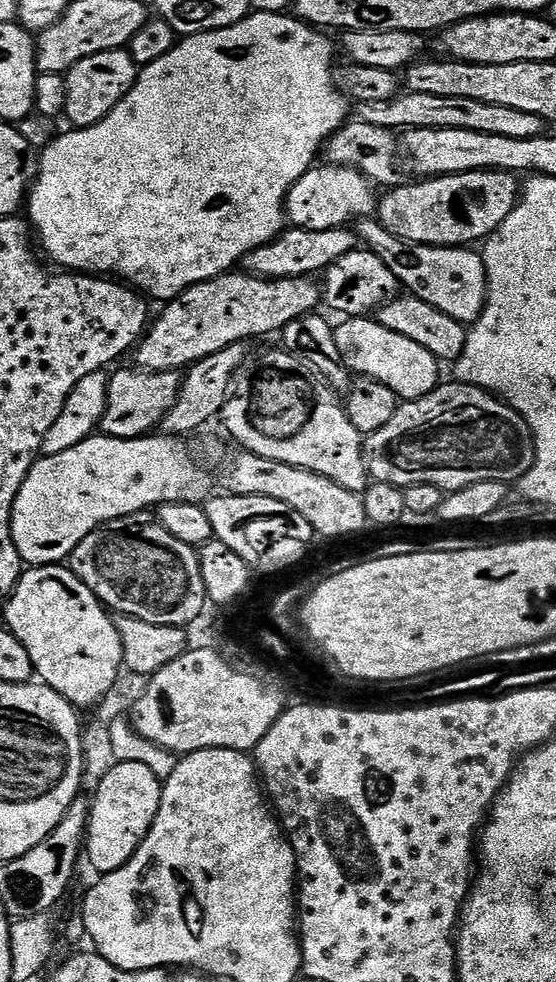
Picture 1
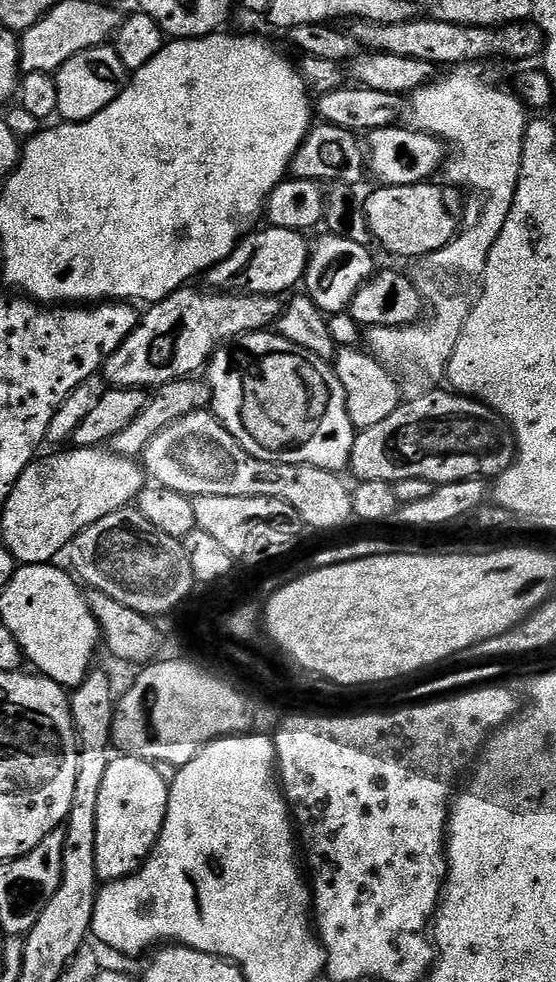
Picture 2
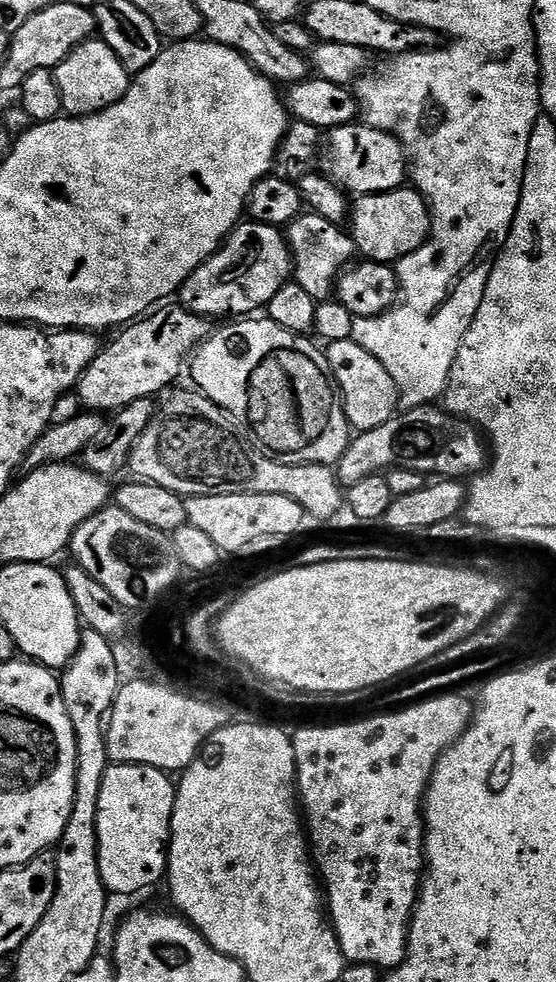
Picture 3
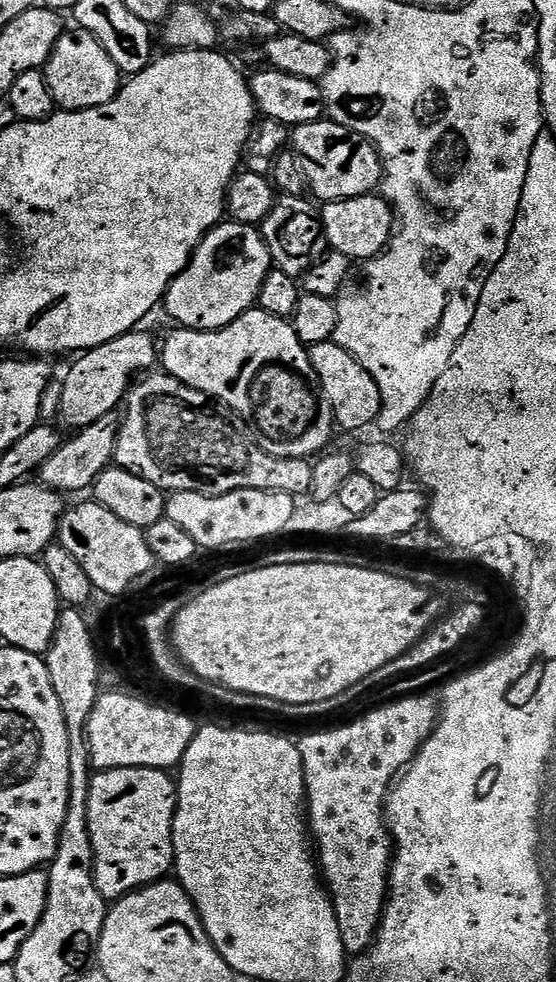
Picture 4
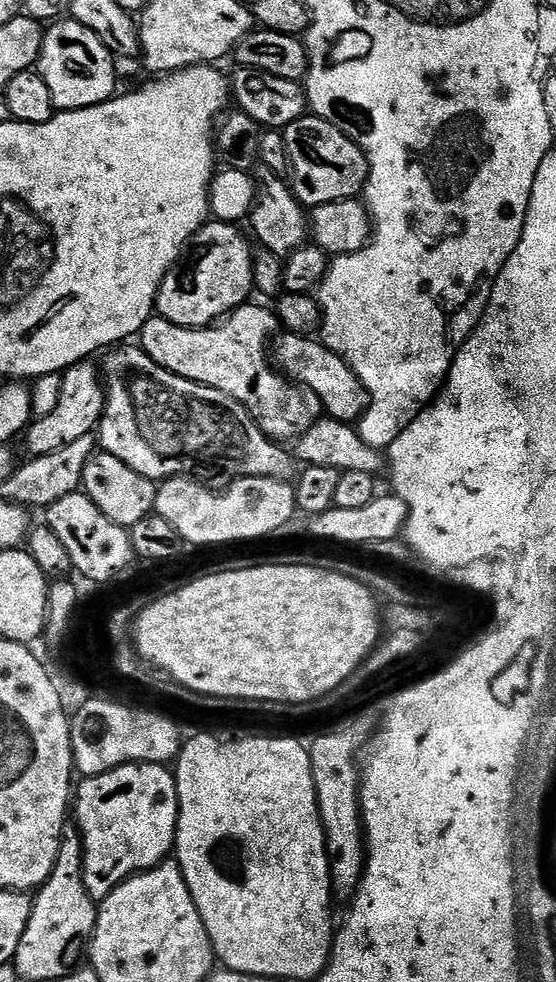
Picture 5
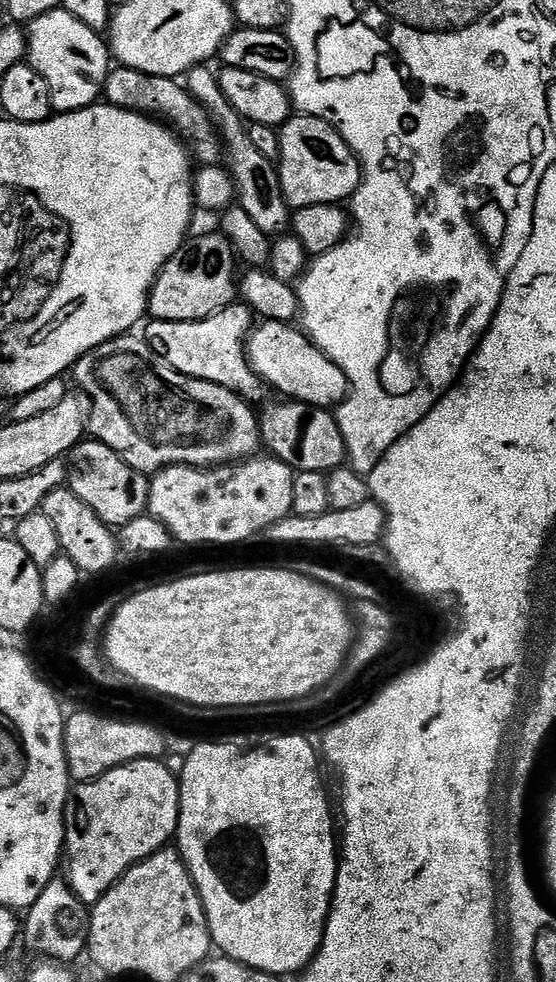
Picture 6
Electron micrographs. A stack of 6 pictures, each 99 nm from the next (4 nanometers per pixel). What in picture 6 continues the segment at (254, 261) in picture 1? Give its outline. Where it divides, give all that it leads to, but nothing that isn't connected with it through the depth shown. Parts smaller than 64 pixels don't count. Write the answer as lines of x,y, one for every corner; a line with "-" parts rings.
212,230
205,236
193,235
166,262
160,276
152,285
152,295
148,297
147,315
152,320
204,320
222,308
227,308
238,296
237,257
232,244
219,231

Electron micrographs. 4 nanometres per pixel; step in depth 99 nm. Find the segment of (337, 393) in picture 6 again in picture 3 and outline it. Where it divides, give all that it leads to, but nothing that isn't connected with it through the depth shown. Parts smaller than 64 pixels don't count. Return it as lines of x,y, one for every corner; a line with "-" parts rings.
356,340
331,341
326,348
326,368
344,401
349,425
357,433
378,430
378,426
390,422
397,415
401,407
400,391
396,389
394,378
390,378
390,370
386,370
370,350
358,346

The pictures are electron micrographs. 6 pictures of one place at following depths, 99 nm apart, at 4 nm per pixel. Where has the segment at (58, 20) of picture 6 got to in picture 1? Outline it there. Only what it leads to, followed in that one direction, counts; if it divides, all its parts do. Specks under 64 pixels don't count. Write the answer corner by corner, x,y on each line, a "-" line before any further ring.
122,48
106,50
102,54
94,54
90,58
82,58
64,76
66,86
66,102
64,116
73,129
89,128
102,118
106,118
122,102
122,98
136,84
138,65
132,60
128,51

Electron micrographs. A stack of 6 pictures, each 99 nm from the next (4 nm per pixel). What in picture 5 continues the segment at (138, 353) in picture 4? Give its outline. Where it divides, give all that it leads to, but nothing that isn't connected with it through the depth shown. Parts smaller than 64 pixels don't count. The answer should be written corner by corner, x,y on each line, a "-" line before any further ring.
91,359
71,364
62,373
62,395
58,397
58,406
54,406
51,414
35,417
23,433
22,441
28,447
29,457
50,454
50,450
58,450
77,438
89,435
99,425
100,416
104,413
104,397
106,384
102,379
99,367
92,365

